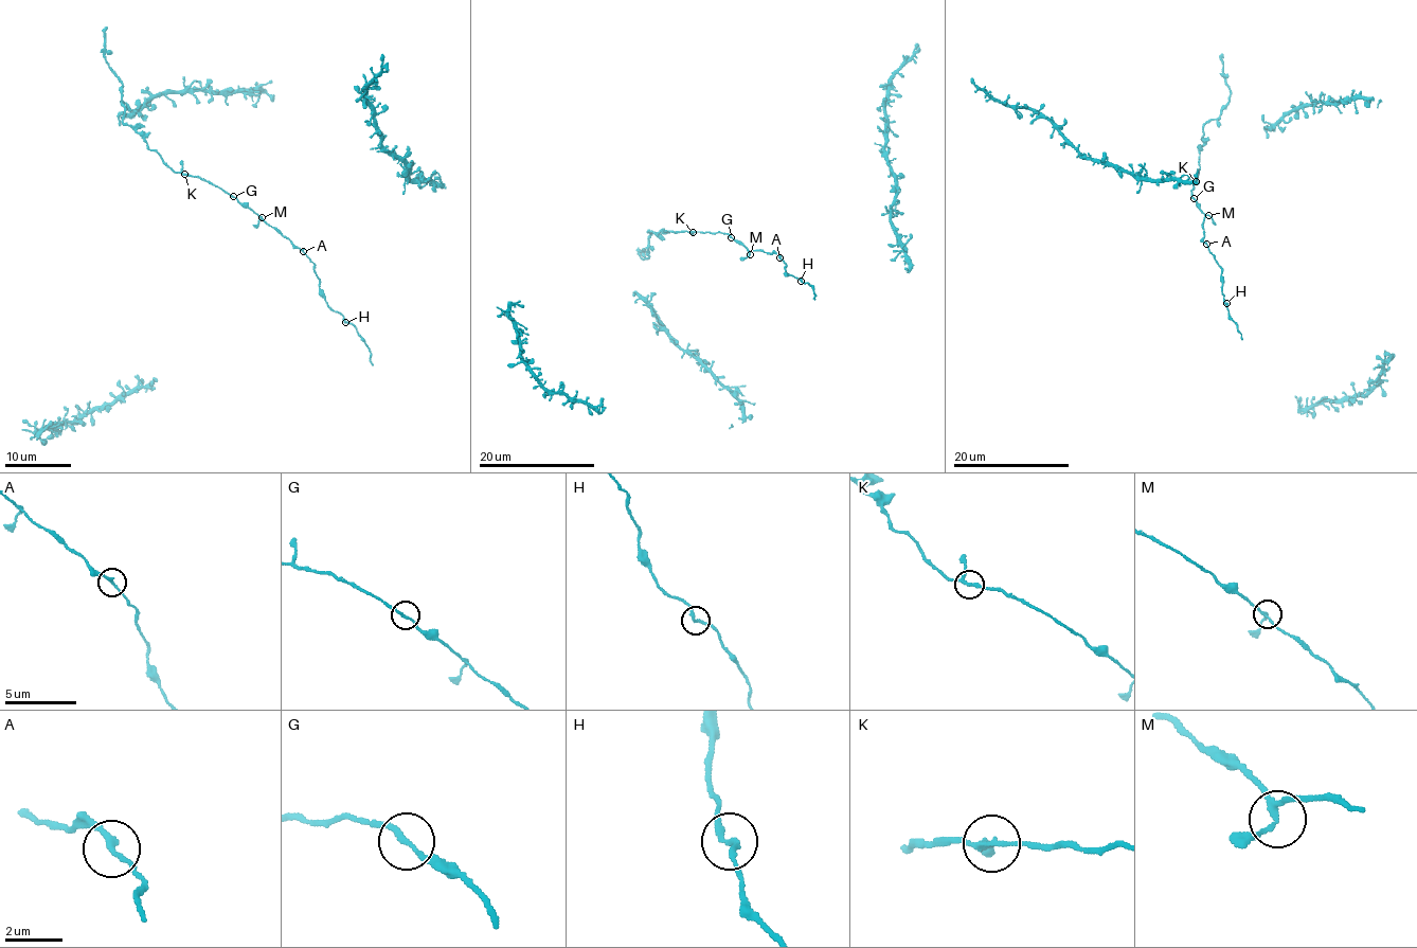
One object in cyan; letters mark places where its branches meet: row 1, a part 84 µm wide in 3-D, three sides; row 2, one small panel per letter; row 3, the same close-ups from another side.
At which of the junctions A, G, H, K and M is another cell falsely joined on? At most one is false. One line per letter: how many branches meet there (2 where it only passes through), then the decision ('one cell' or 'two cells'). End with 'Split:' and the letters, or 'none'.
A: branches 2; one cell
G: branches 2; one cell
H: branches 2; one cell
K: branches 3; one cell
M: branches 3; one cell
Split: none

